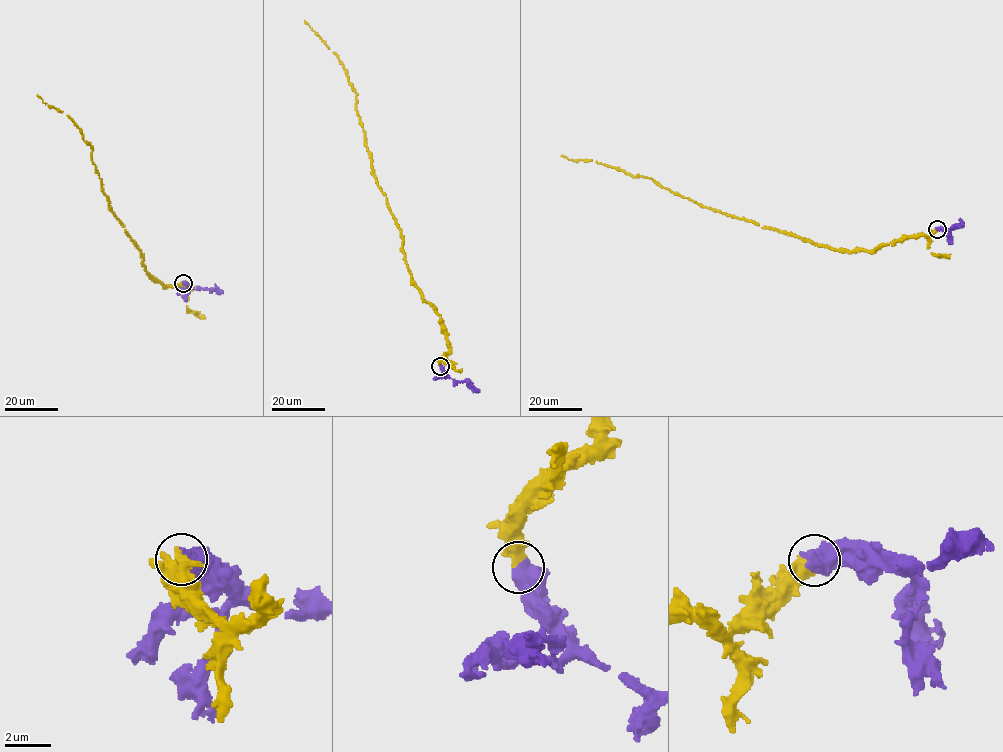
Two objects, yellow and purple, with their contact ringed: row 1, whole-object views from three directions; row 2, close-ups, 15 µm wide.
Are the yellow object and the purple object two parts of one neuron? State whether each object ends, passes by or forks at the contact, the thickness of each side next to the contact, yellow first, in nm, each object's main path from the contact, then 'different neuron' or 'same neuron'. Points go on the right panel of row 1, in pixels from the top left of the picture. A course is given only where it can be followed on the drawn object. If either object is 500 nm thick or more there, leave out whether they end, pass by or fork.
calibres 650 and 850 nm; course yellow (937, 229), (872, 250), (836, 250), (703, 207), (650, 178), (561, 156); course purple (937, 229), (959, 226), (960, 218); same neuron

